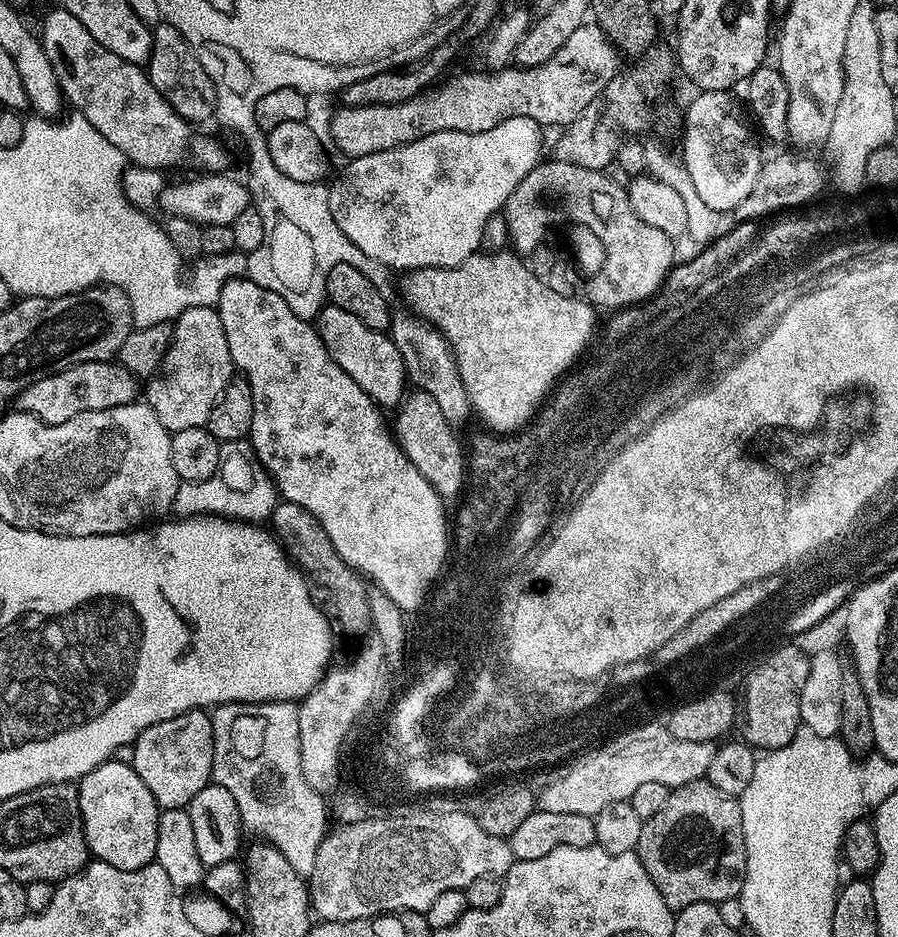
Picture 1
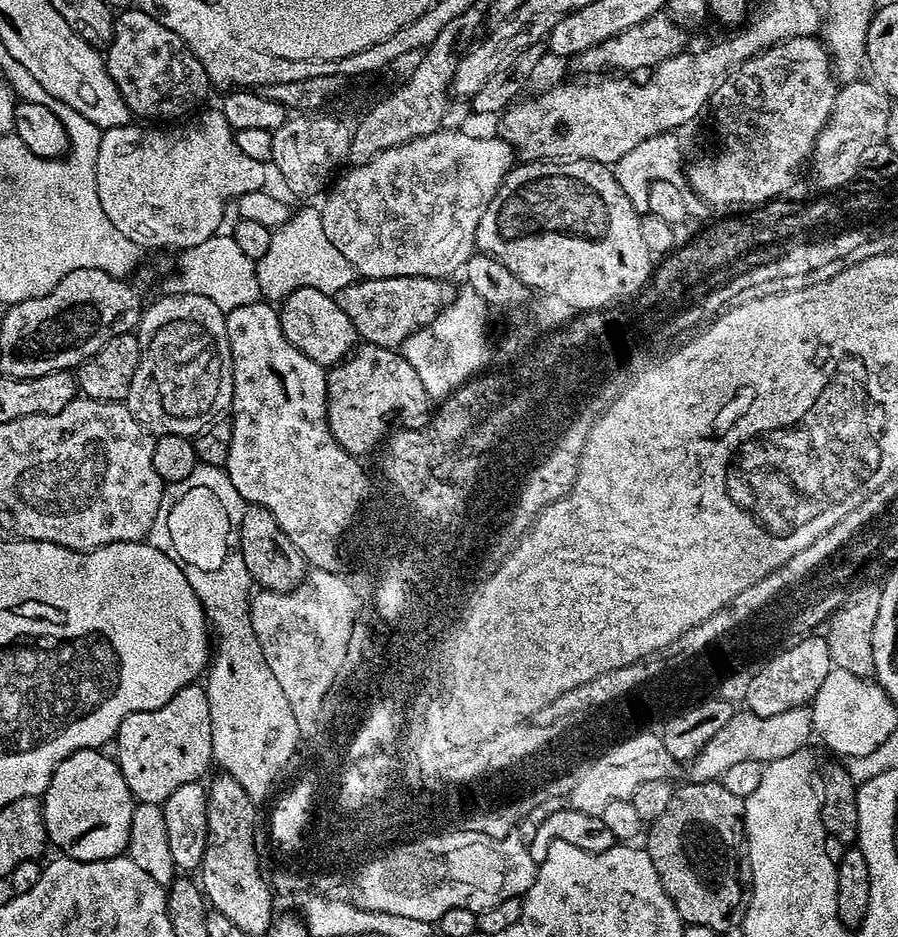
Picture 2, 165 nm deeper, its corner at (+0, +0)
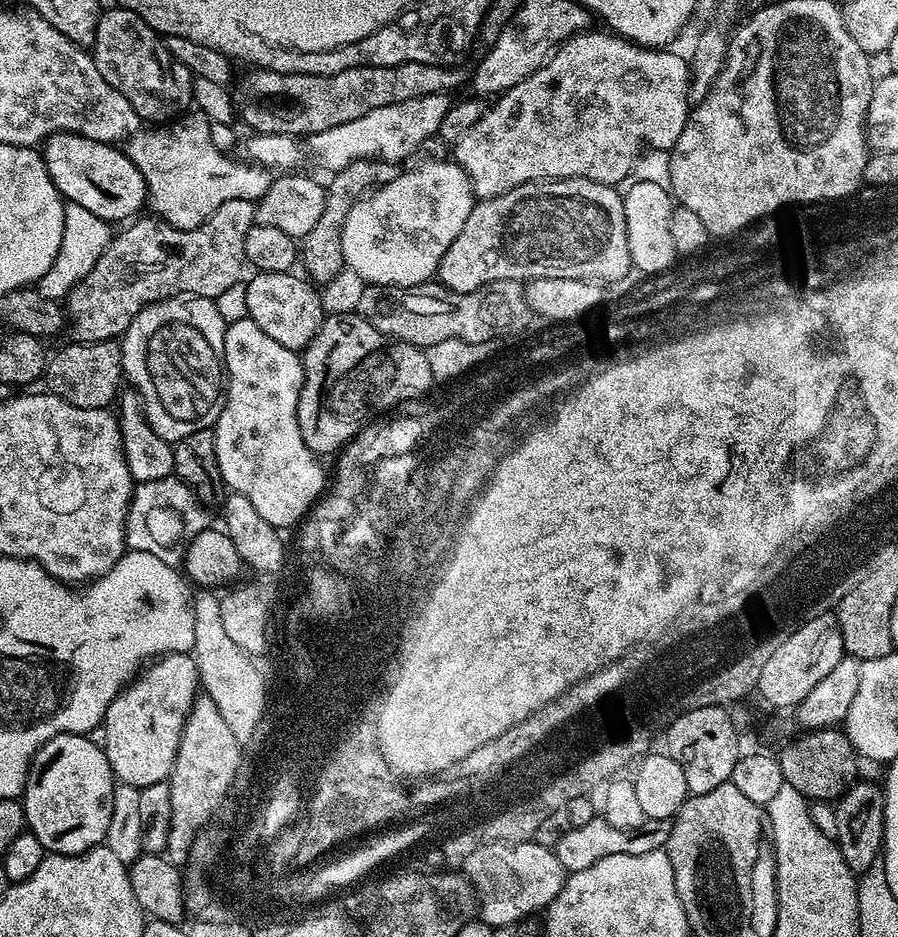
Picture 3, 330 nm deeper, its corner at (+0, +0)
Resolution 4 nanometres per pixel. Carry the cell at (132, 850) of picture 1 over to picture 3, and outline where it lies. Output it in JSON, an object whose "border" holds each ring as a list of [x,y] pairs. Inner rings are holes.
{"border":[[[64,732],[61,736],[50,738],[50,742],[35,752],[32,764],[28,767],[28,781],[24,784],[22,793],[27,831],[35,834],[38,842],[42,842],[45,853],[57,856],[80,856],[91,848],[101,847],[110,830],[117,783],[103,747],[97,741],[95,744],[87,735],[74,732]]]}

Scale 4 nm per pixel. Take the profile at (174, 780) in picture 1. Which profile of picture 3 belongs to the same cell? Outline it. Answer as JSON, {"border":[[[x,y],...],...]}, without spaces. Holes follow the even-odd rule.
{"border":[[[169,652],[149,663],[137,679],[112,699],[104,715],[102,747],[119,783],[141,789],[163,784],[171,777],[188,711],[201,688],[194,656]]]}

